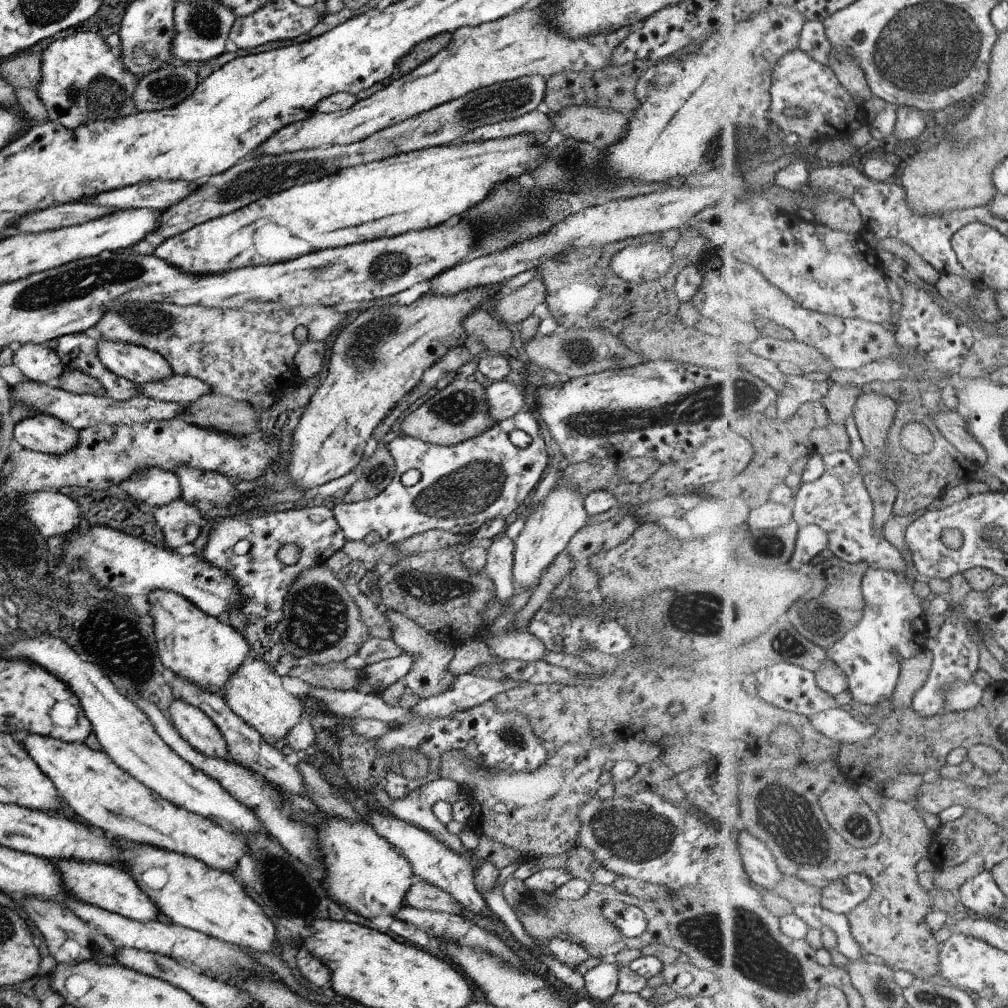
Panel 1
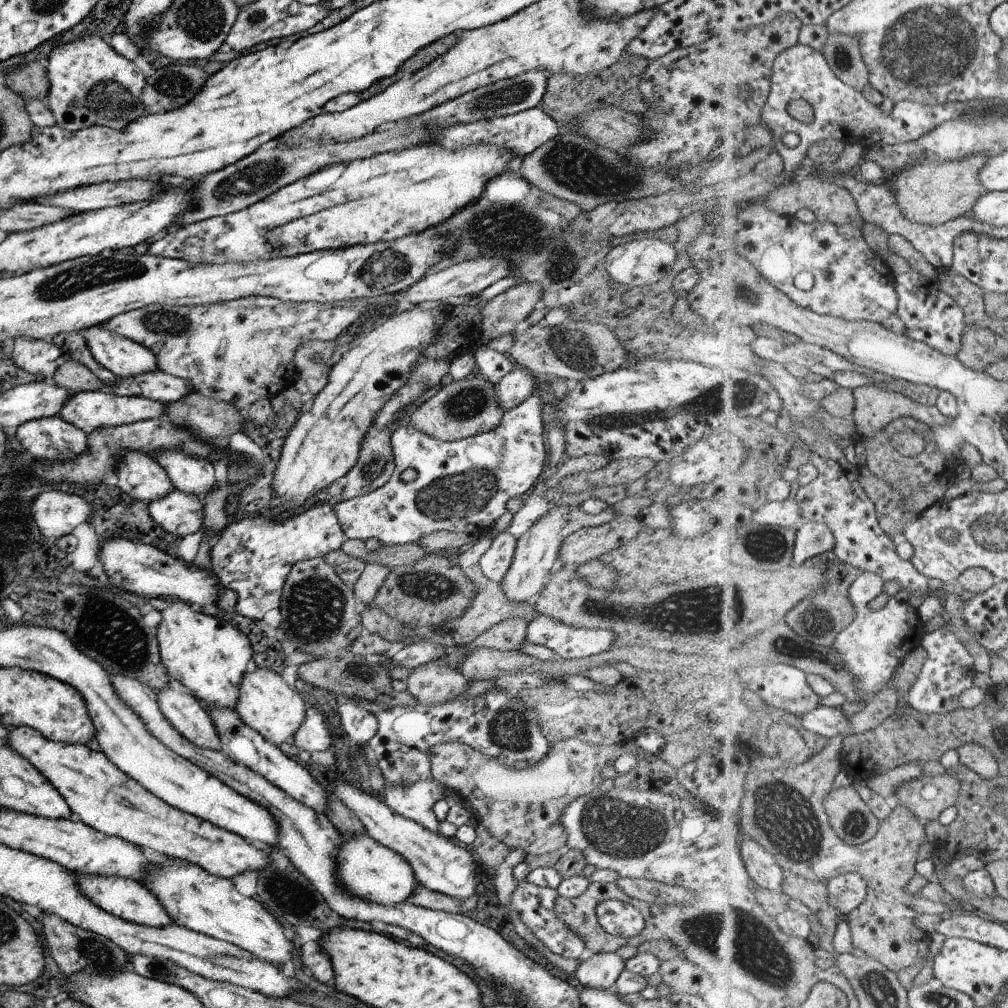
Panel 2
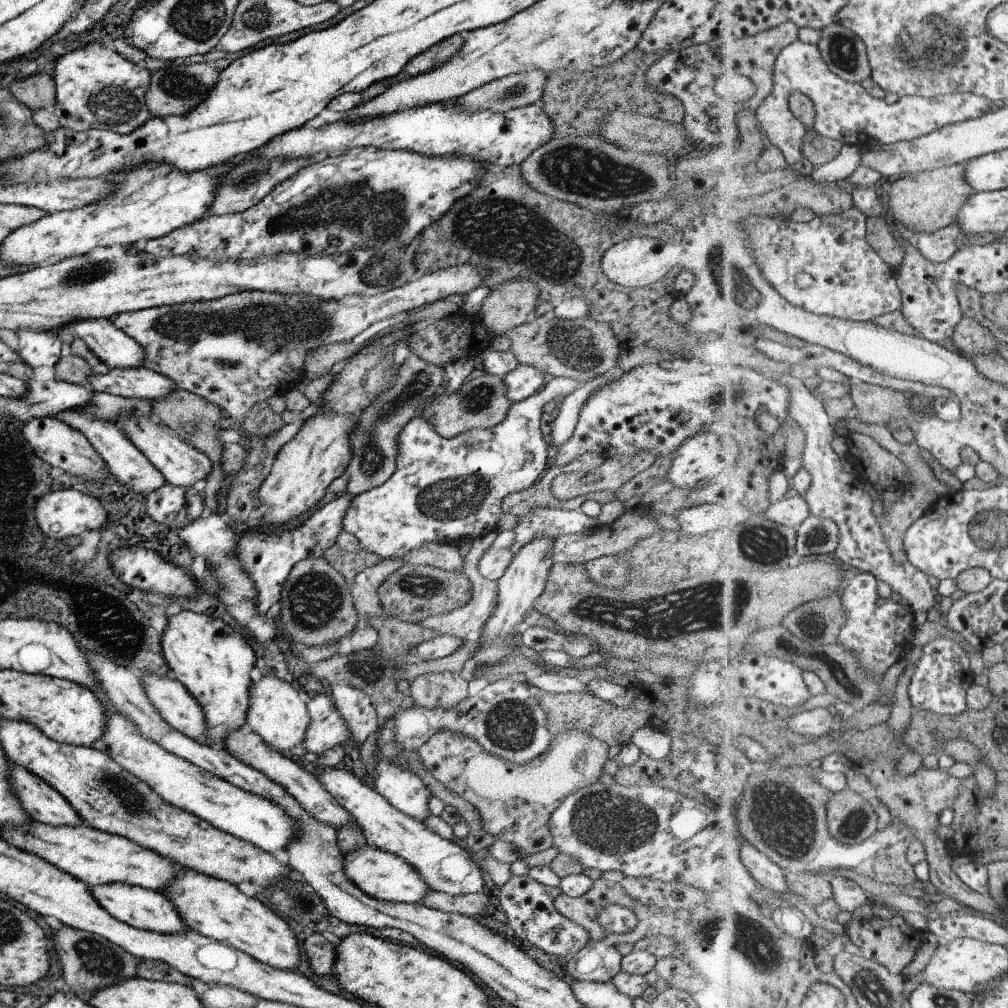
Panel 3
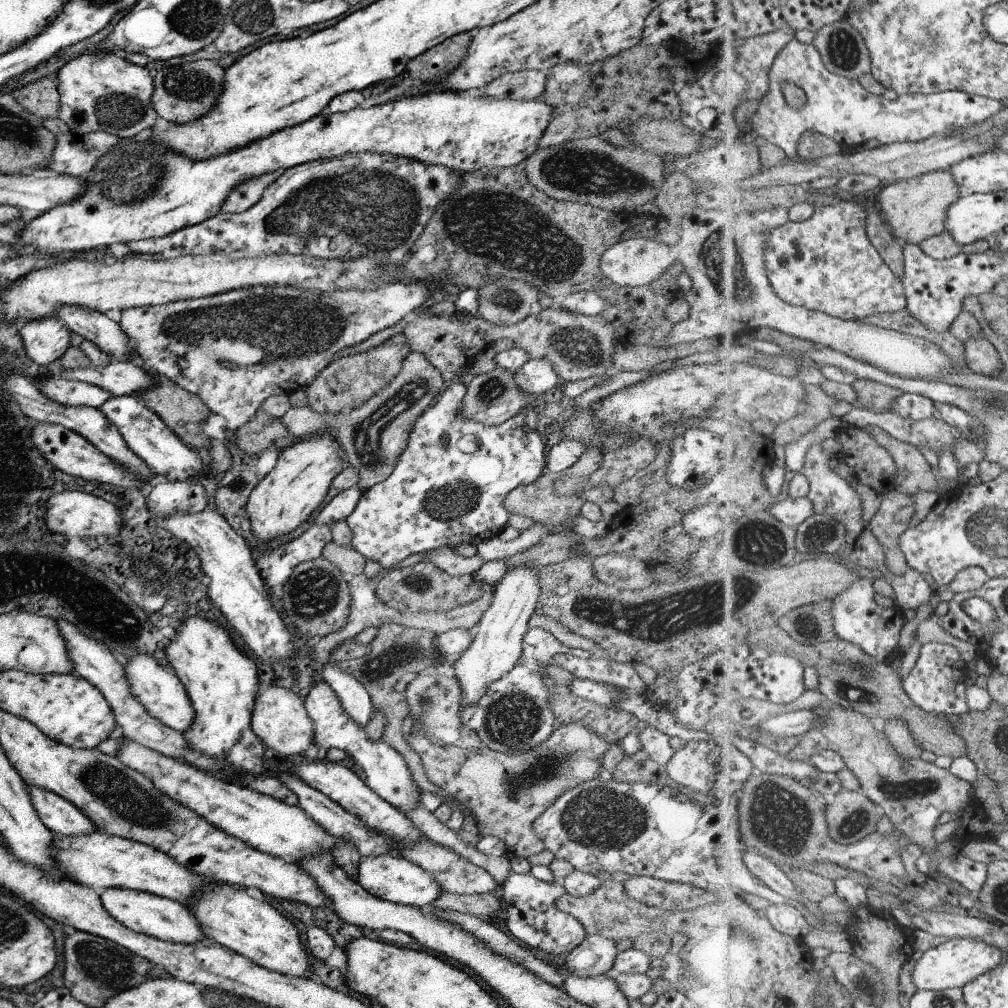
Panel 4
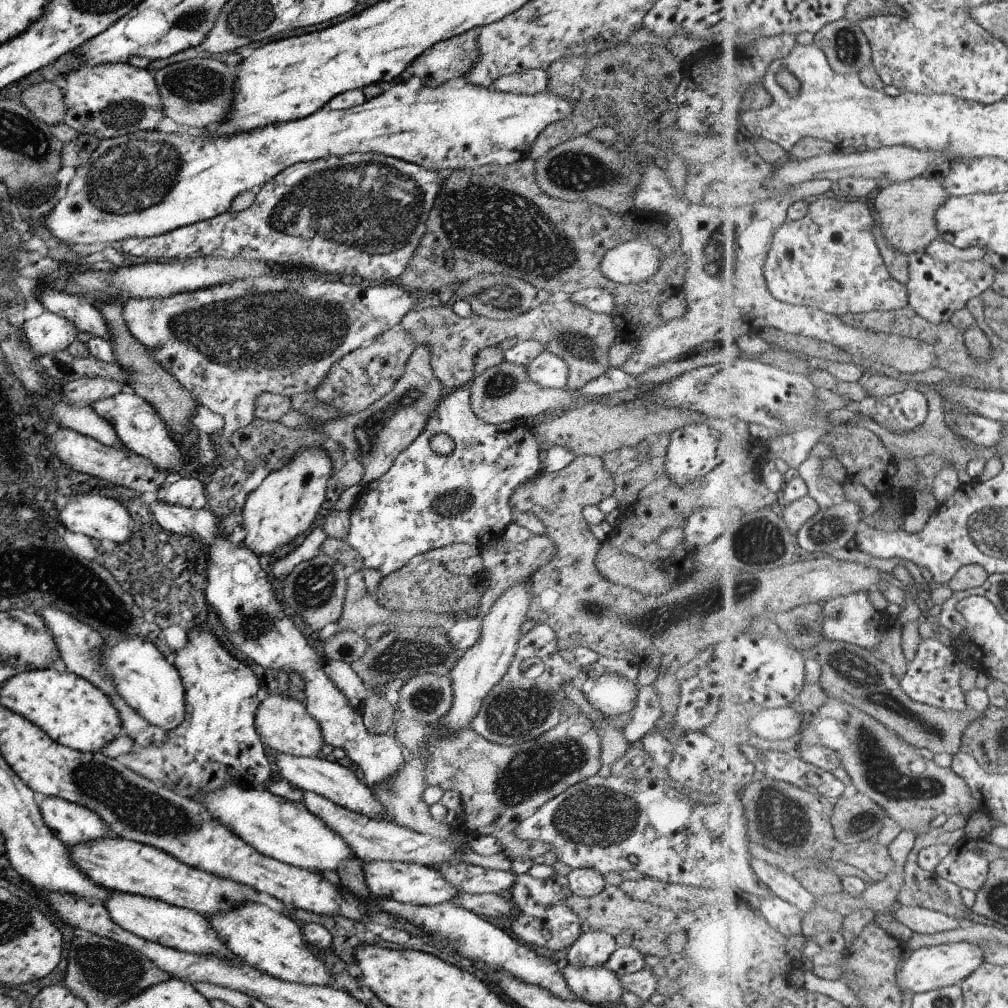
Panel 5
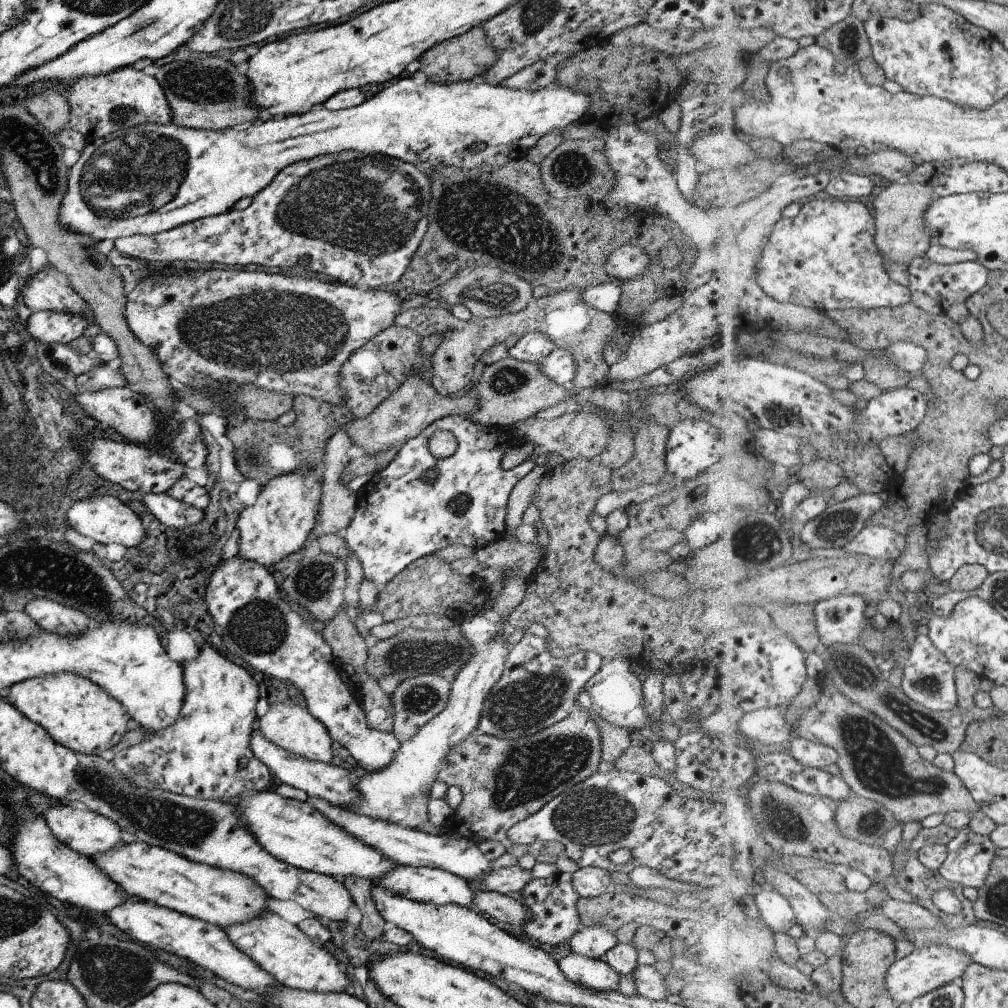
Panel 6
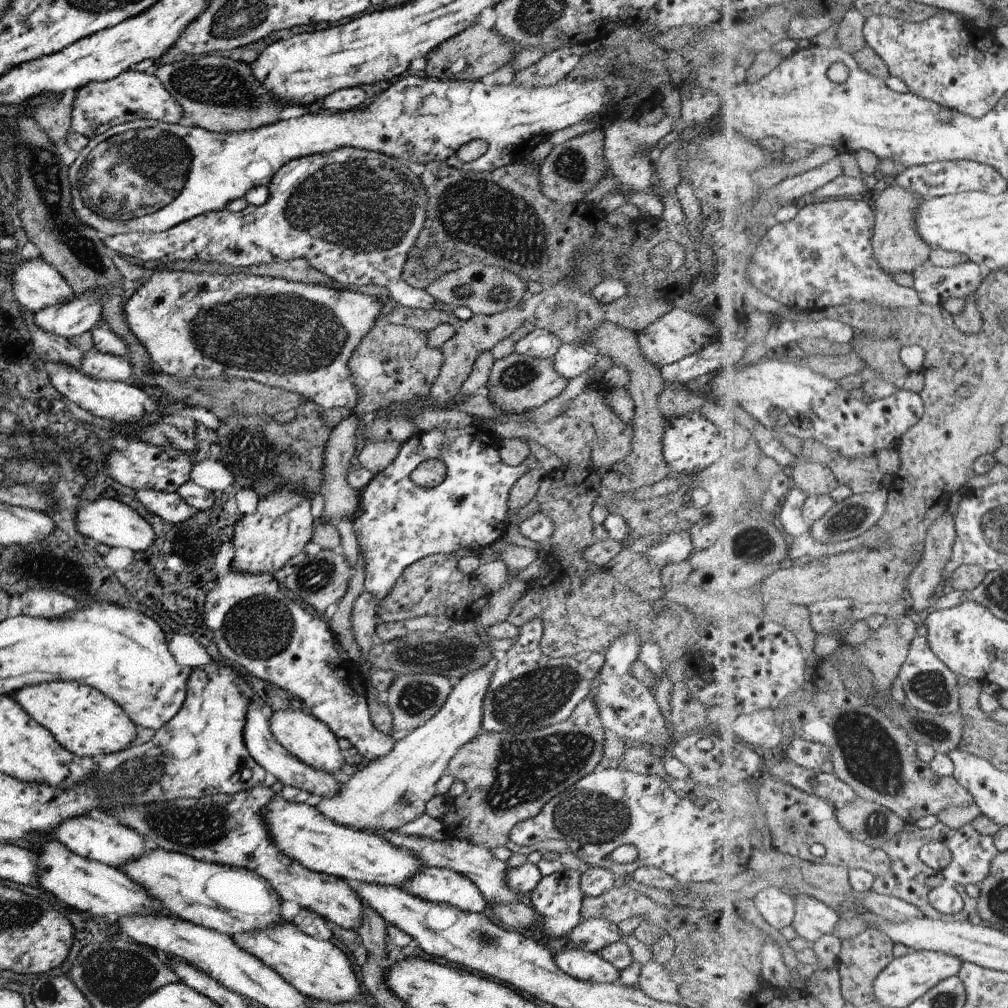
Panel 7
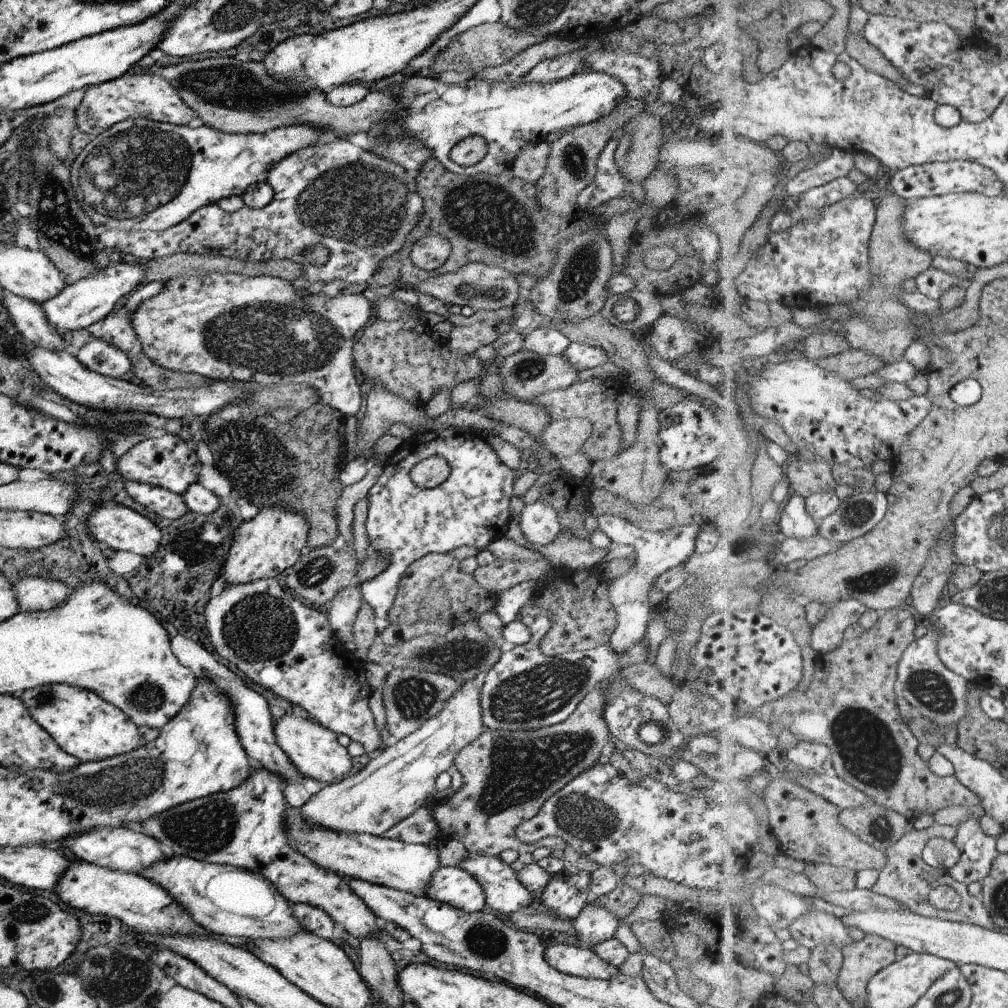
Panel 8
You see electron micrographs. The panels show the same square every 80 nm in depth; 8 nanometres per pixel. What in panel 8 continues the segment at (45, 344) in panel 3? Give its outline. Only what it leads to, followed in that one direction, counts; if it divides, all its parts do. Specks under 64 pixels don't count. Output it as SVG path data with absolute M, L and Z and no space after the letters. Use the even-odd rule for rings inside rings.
M124 261L111 262L93 276L65 285L59 294L40 304L45 320L58 332L66 333L86 329L100 321L117 306L129 292L139 286L144 277L143 262L133 265Z

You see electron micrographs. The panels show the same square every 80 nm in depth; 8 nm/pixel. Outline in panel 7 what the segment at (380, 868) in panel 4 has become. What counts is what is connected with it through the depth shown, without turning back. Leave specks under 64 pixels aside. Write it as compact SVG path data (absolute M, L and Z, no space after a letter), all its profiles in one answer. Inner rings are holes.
M421 868L415 876L399 884L399 889L421 900L449 904L465 912L482 913L486 905L471 880L447 868Z

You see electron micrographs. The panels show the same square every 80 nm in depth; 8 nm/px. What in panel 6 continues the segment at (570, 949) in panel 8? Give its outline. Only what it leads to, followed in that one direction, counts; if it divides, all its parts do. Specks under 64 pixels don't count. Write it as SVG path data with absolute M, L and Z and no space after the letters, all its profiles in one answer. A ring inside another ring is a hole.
M570 953L559 960L560 972L573 984L587 990L616 990L619 975L602 958L586 958Z

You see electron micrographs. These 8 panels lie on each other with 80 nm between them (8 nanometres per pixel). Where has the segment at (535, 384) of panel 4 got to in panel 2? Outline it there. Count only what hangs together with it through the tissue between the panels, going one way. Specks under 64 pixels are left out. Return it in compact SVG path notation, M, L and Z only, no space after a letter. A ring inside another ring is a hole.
M521 367L514 368L506 376L501 378L495 385L495 400L501 410L511 410L513 406L524 402L531 394L531 389L538 378L533 378L533 374L527 374Z

